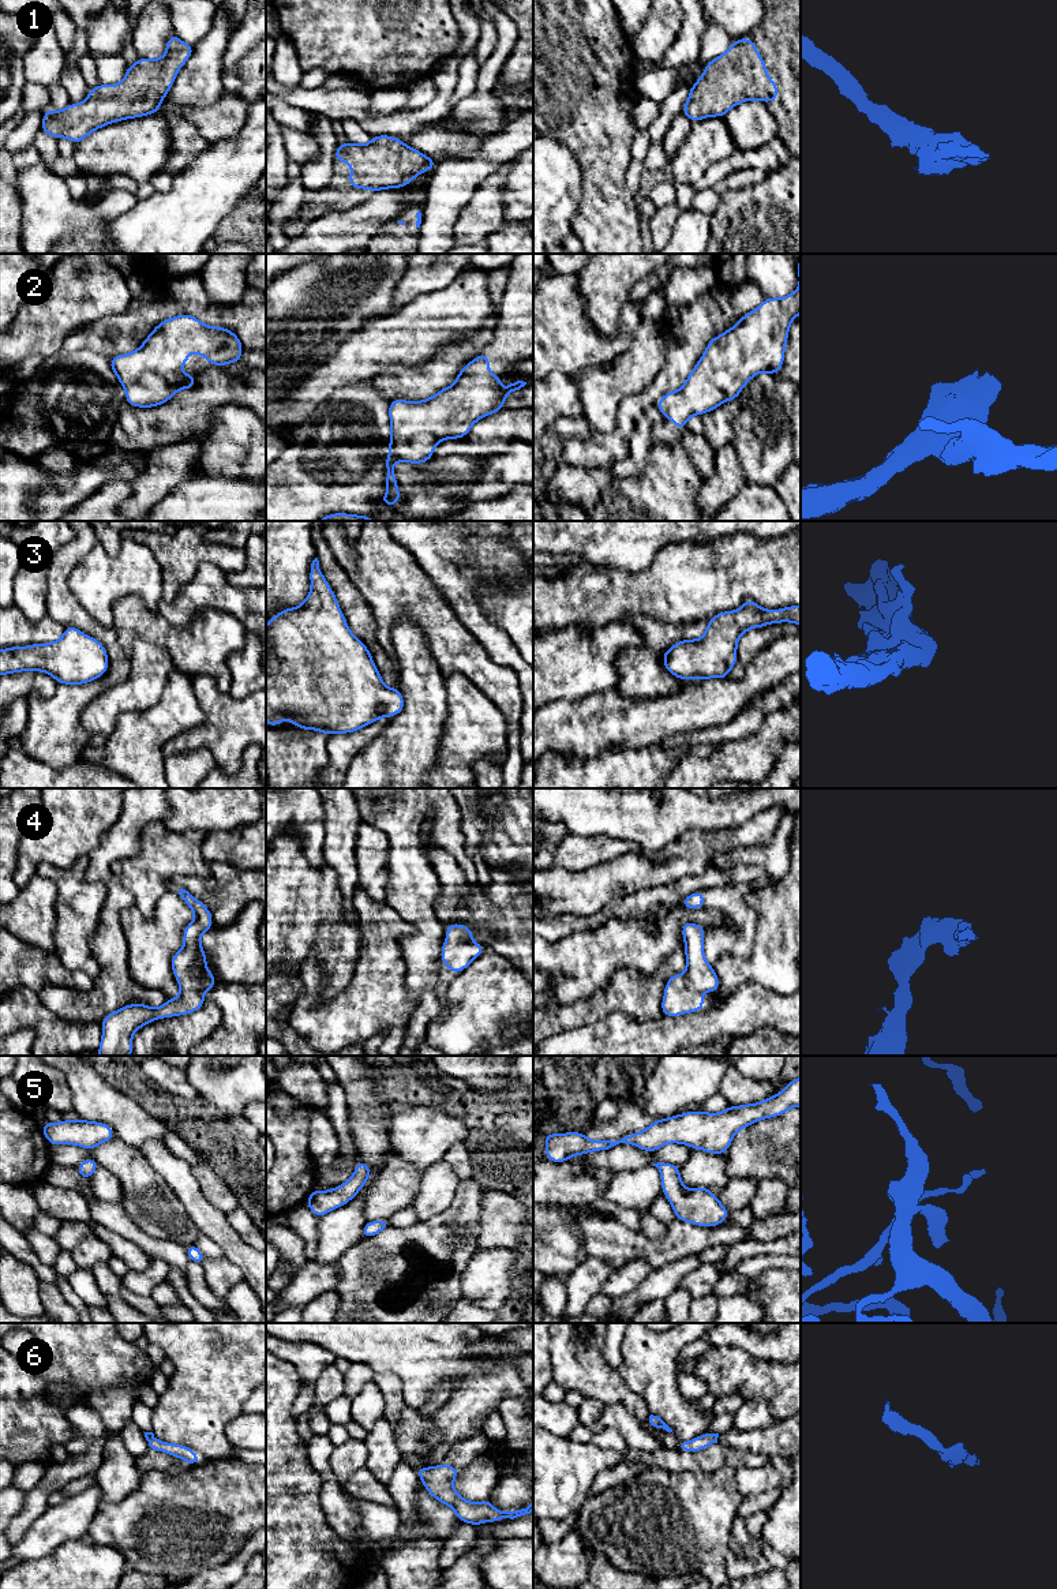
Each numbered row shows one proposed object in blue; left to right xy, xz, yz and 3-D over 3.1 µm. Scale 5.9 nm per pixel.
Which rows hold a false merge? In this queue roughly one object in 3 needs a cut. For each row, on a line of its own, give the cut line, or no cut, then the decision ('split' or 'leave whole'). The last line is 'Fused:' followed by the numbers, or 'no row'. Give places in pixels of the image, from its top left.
1: no cut | leave whole
2: no cut | leave whole
3: no cut | leave whole
4: no cut | leave whole
5: no cut | leave whole
6: no cut | leave whole
Fused: no row

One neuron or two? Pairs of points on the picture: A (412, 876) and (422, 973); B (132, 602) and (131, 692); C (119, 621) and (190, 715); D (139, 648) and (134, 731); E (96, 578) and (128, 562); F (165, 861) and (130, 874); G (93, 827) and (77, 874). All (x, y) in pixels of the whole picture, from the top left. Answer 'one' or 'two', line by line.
A: one
B: two
C: two
D: two
E: one
F: one
G: two

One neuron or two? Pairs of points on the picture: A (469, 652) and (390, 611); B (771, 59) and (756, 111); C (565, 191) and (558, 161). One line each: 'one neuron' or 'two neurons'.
A: one neuron
B: two neurons
C: one neuron

